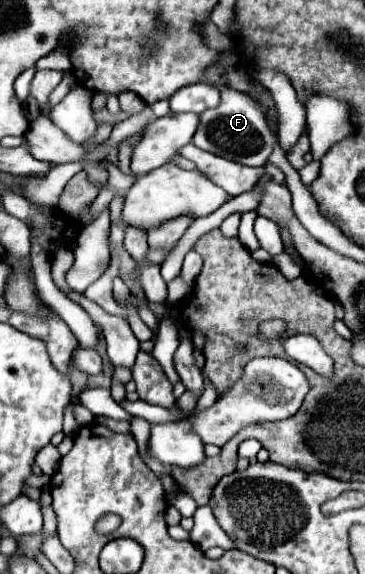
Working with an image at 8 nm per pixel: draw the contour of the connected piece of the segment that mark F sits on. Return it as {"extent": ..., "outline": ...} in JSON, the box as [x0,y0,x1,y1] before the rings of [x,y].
{"extent":[193,79,277,167],"outline":[[[225,79],[219,81],[218,85],[221,101],[217,107],[201,113],[201,123],[197,127],[197,133],[193,135],[193,145],[235,163],[253,165],[253,167],[265,165],[273,151],[273,145],[277,143],[277,135],[271,131],[267,117],[259,111],[259,107],[249,95],[229,89],[225,85]]]}

